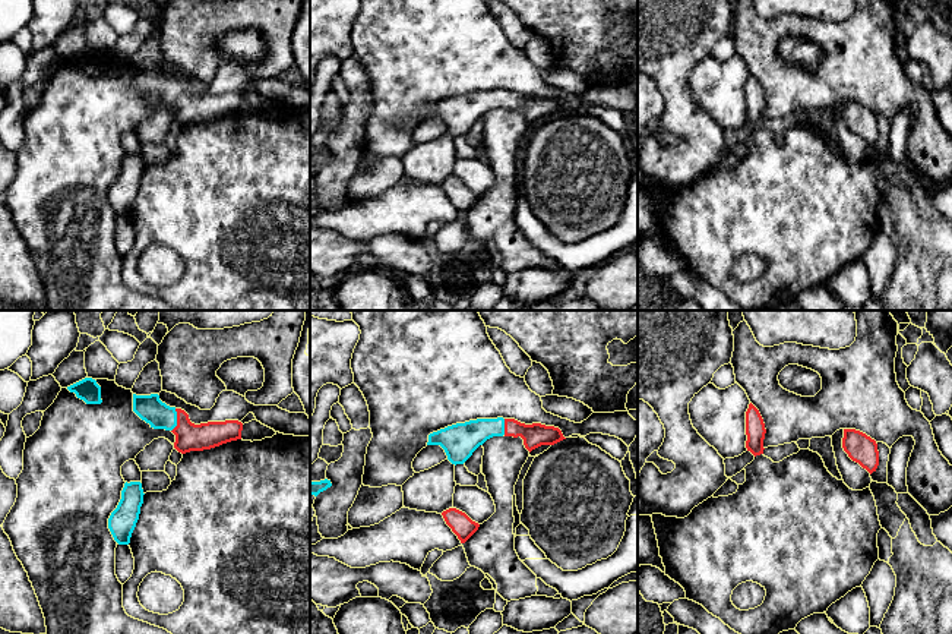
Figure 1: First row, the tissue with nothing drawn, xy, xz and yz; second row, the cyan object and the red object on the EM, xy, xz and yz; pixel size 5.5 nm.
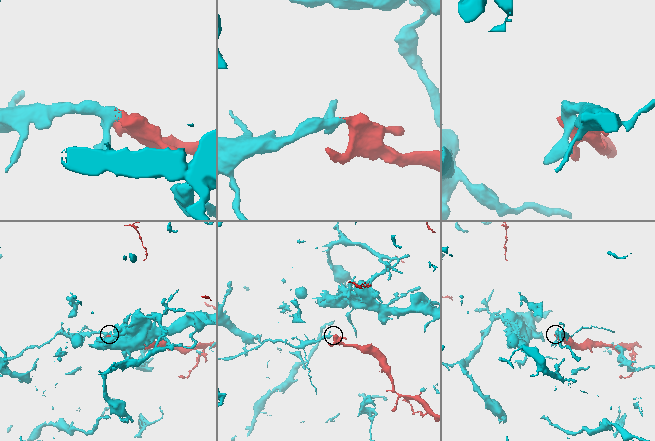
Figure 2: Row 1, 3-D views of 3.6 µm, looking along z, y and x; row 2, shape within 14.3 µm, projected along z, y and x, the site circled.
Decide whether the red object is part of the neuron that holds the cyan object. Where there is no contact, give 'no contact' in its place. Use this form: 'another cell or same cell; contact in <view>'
another cell; contact in xy

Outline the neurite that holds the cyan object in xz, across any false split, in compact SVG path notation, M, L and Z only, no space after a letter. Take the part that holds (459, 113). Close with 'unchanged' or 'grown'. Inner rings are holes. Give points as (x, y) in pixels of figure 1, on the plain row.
M477 91L456 95L428 107L427 117L440 117L452 136L464 136L493 108L505 107L505 91Z | unchanged

